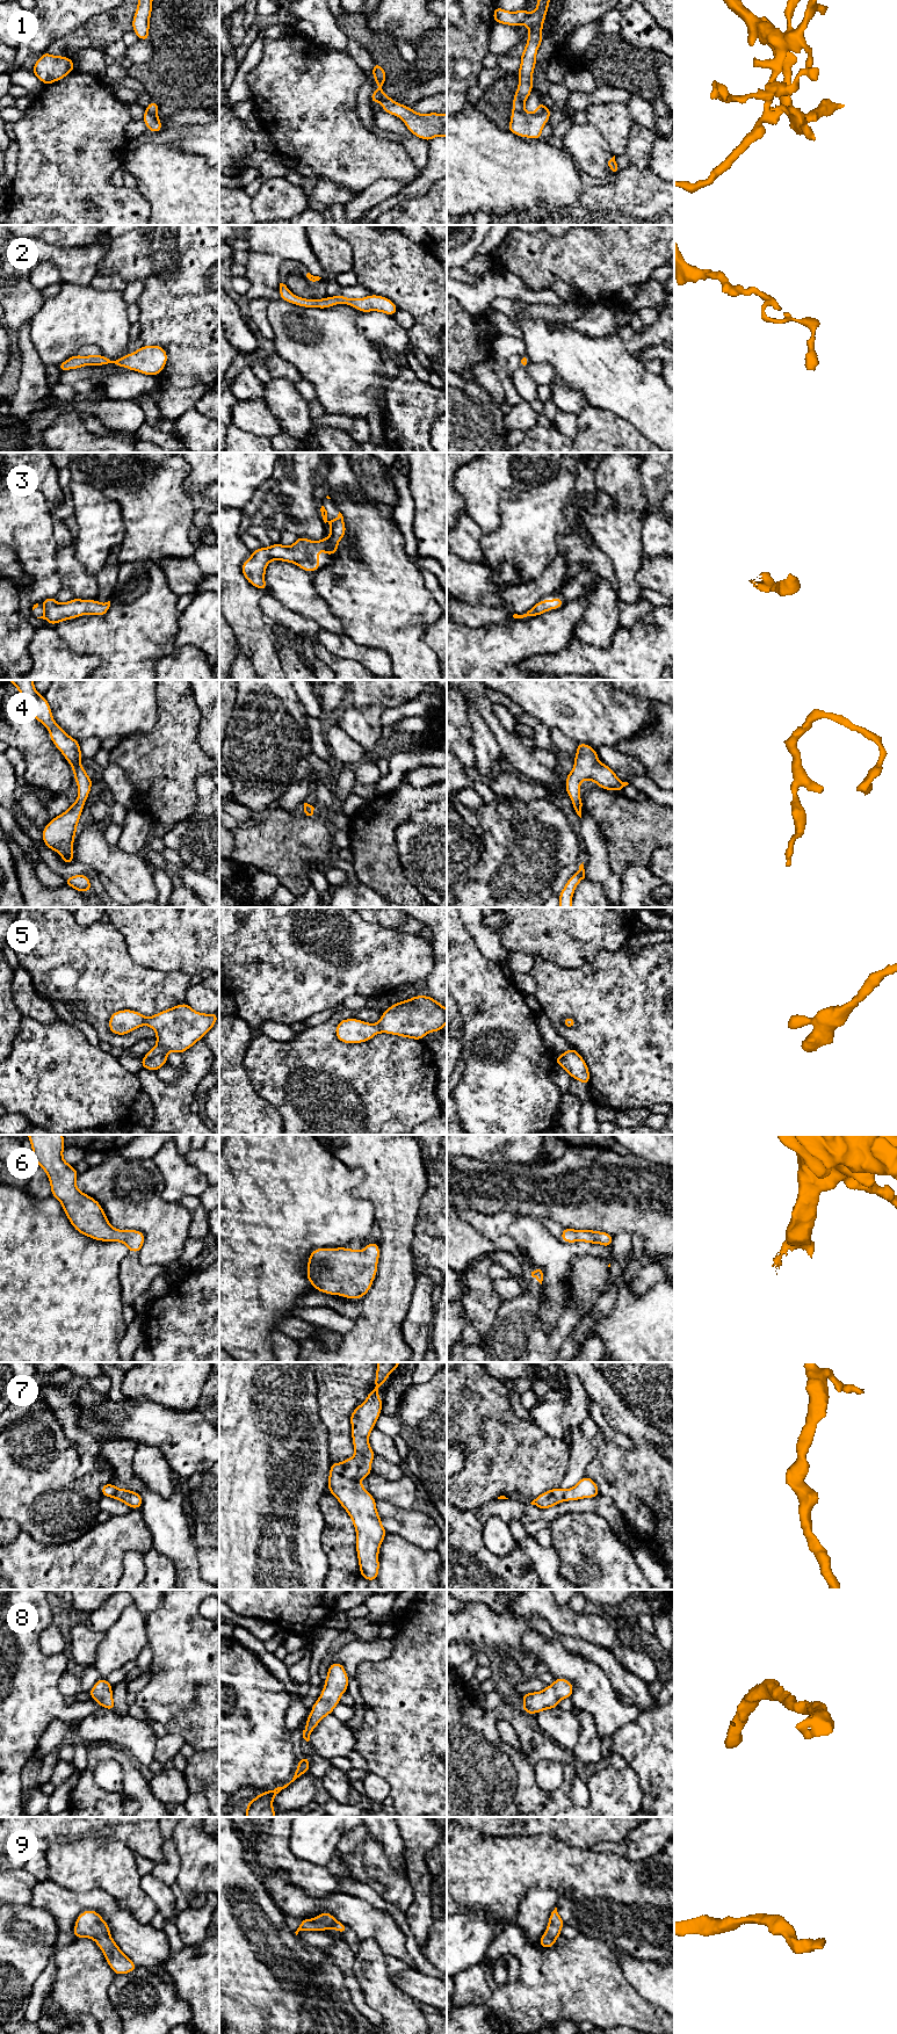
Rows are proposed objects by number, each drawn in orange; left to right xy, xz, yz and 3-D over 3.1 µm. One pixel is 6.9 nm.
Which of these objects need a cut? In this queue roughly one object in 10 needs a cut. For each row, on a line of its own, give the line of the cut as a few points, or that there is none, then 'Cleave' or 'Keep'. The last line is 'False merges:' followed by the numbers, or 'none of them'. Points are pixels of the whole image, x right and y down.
1: Split along xy (145, 109), (156, 115). Cleave
2: No split. Keep
3: No split. Keep
4: No split. Keep
5: No split. Keep
6: No split. Keep
7: No split. Keep
8: No split. Keep
9: No split. Keep
False merges: 1

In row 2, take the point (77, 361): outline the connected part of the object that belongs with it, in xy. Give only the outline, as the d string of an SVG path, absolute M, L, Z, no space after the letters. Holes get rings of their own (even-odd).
M159 345L143 346L131 354L118 360L110 360L104 355L73 355L57 365L60 371L78 369L85 365L114 364L125 367L144 375L159 375L167 363L167 352Z

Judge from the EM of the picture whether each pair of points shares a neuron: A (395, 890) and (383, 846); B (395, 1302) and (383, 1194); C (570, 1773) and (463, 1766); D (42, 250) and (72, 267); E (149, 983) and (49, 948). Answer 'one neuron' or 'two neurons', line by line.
A: one neuron
B: one neuron
C: one neuron
D: one neuron
E: one neuron

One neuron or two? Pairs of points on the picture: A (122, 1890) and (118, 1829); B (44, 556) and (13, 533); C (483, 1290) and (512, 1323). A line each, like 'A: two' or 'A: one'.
A: two
B: one
C: two

